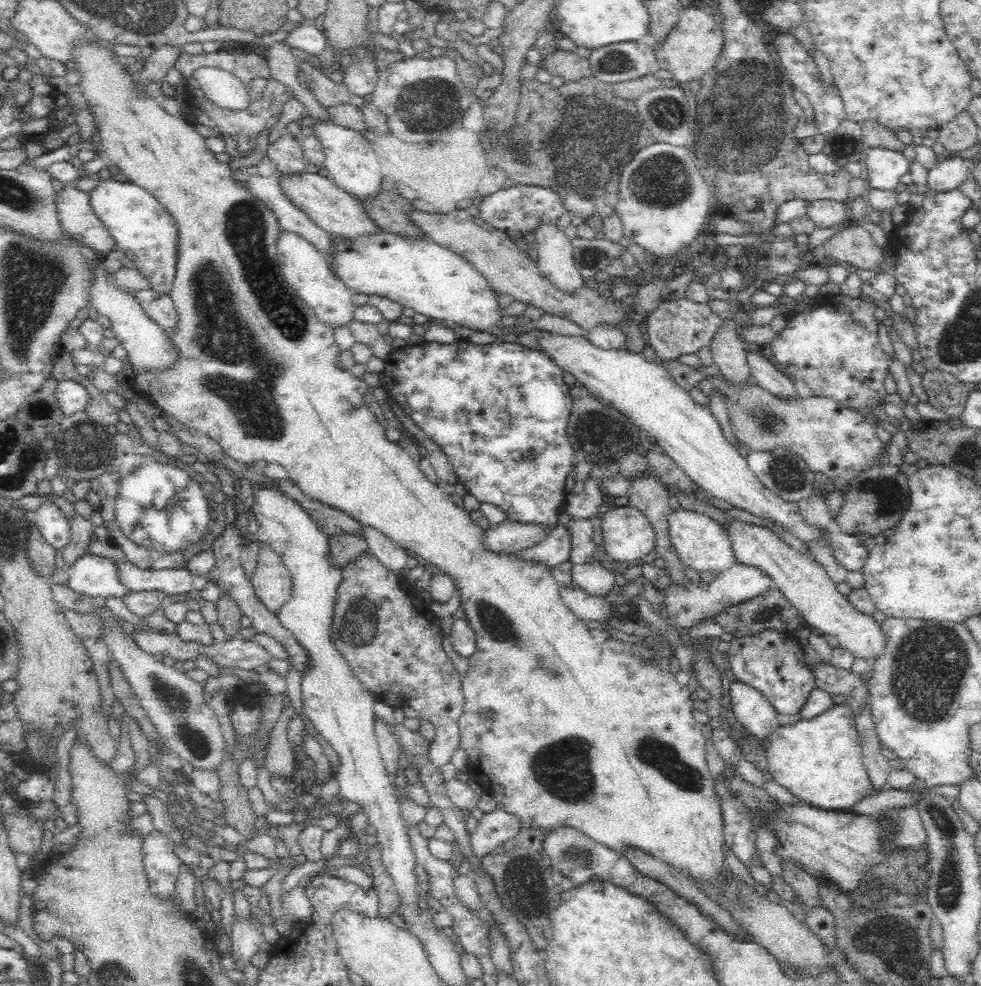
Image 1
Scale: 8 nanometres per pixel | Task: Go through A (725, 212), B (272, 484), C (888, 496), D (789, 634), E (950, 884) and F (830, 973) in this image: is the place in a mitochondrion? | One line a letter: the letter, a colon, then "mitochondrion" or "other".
A: other
B: other
C: mitochondrion
D: other
E: mitochondrion
F: other

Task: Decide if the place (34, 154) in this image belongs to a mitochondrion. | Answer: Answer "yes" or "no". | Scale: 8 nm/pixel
no

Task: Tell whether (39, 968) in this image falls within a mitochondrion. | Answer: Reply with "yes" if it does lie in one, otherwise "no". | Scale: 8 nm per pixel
no

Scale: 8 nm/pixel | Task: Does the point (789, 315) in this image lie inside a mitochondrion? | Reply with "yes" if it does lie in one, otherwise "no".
no

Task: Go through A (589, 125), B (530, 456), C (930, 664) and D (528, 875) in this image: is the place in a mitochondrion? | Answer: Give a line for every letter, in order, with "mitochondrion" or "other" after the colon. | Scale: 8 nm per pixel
A: mitochondrion
B: mitochondrion
C: mitochondrion
D: mitochondrion

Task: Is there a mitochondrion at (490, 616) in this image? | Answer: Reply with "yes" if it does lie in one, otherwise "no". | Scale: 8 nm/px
yes

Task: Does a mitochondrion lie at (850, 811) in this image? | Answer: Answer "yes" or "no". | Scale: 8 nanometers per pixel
no

